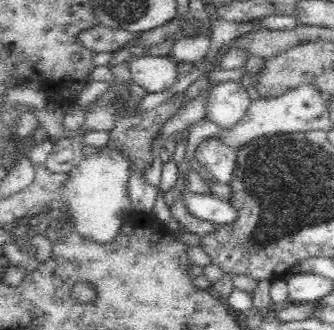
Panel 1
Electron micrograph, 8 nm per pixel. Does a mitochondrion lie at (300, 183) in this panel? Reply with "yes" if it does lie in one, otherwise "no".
yes

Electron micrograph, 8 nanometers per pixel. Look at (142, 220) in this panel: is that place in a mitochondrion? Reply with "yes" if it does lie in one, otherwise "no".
no

